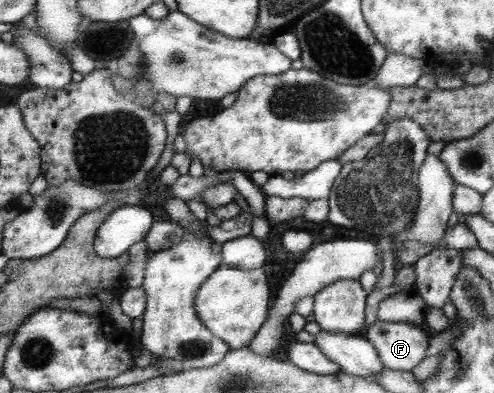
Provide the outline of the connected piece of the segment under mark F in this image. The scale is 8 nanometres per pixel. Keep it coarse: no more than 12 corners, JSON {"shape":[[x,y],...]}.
{"shape":[[375,321],[361,337],[383,368],[410,372],[429,345],[419,327]]}

